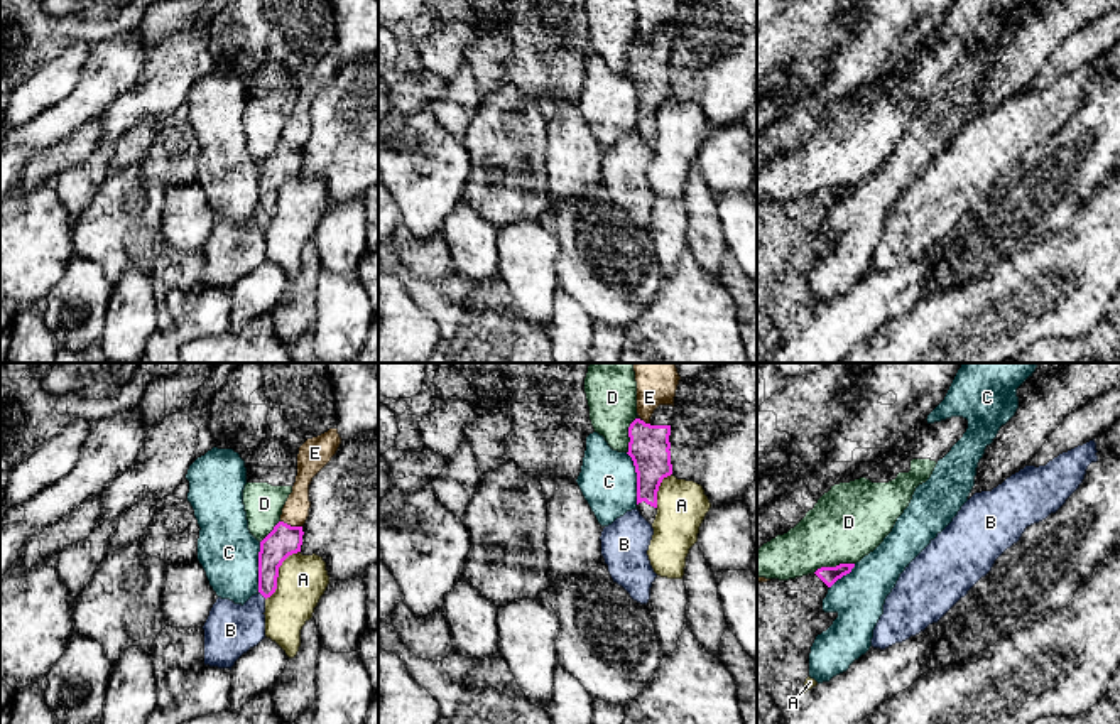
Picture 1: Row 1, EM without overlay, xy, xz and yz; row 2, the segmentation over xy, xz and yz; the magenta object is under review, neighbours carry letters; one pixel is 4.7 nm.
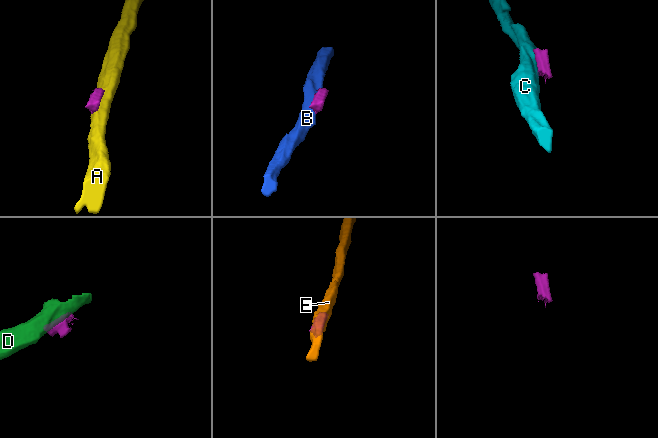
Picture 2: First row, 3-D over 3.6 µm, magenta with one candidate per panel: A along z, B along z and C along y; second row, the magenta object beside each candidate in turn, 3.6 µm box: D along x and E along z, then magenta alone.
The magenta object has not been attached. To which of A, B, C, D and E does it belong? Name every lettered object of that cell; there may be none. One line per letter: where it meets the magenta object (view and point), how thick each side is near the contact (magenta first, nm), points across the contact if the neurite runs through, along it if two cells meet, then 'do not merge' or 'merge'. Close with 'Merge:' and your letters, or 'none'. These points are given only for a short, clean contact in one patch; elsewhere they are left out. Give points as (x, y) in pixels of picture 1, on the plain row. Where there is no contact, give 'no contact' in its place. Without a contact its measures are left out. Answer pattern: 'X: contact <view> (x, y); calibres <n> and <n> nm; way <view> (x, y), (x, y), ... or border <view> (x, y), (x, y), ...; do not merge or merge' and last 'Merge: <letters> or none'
A: contact xy (277, 194); calibres 150 and 240 nm; do not merge
B: contact xy (262, 216); calibres 150 and 260 nm; border xy (259, 213), (266, 220); do not merge
C: contact xz (637, 100); calibres 190 and 280 nm; border xz (625, 75), (636, 95), (637, 125); do not merge
D: contact yz (833, 189); calibres 80 and 360 nm; do not merge
E: contact xy (289, 147); calibres 150 and 130 nm; do not merge
Merge: none

